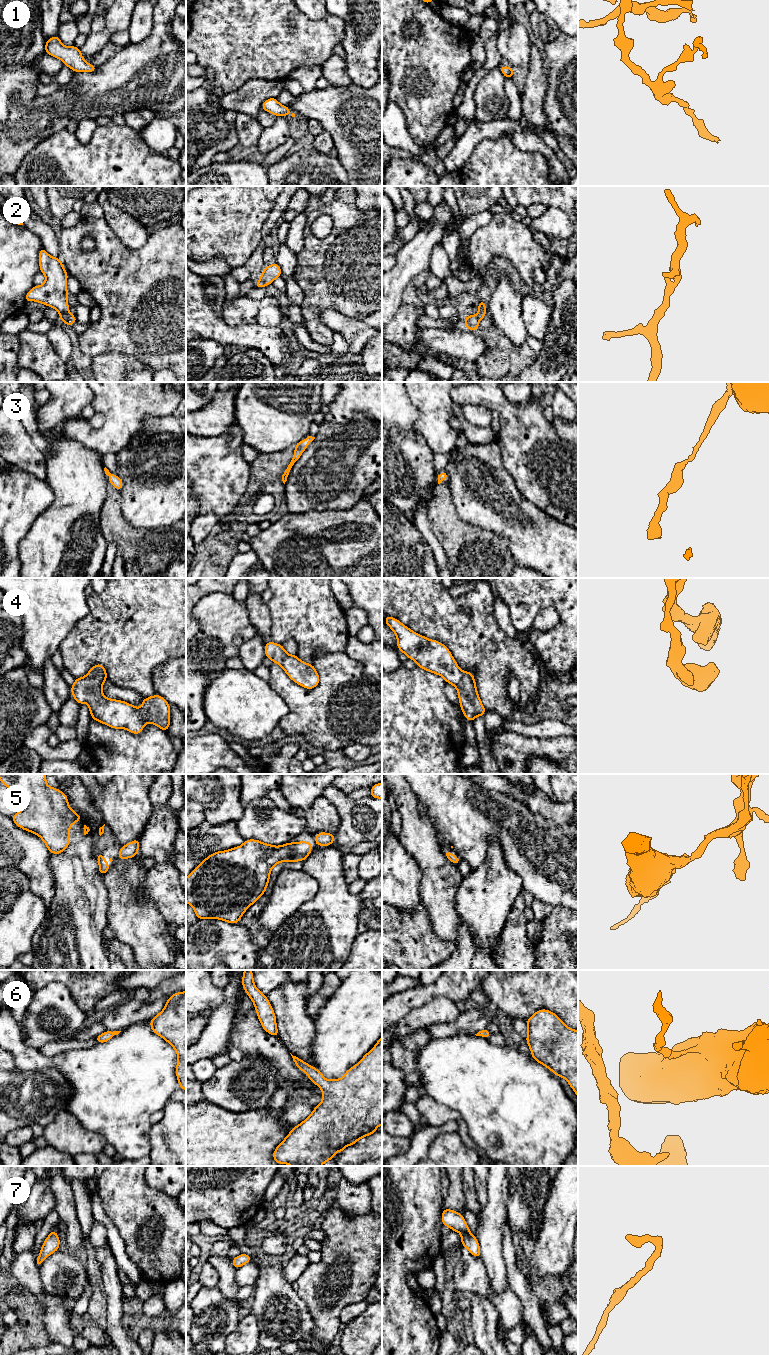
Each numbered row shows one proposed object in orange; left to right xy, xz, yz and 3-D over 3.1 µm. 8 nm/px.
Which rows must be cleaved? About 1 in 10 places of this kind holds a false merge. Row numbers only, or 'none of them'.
none of them

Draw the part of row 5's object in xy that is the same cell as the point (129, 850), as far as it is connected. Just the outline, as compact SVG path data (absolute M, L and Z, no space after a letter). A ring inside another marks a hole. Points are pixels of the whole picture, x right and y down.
M135 839L134 841L122 846L118 852L118 859L135 857L135 855L139 852L139 841L140 839Z

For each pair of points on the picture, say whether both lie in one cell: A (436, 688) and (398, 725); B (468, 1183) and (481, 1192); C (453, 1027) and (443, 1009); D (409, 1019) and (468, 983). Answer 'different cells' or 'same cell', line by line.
A: same cell
B: different cells
C: different cells
D: different cells

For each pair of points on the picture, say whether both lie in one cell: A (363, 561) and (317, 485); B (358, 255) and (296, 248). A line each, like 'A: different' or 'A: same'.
A: different
B: different

